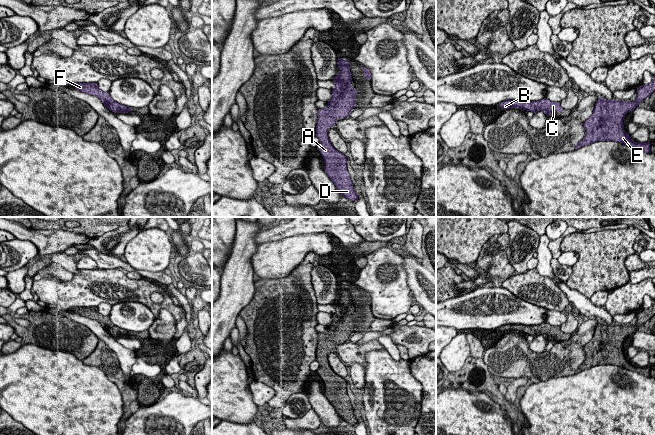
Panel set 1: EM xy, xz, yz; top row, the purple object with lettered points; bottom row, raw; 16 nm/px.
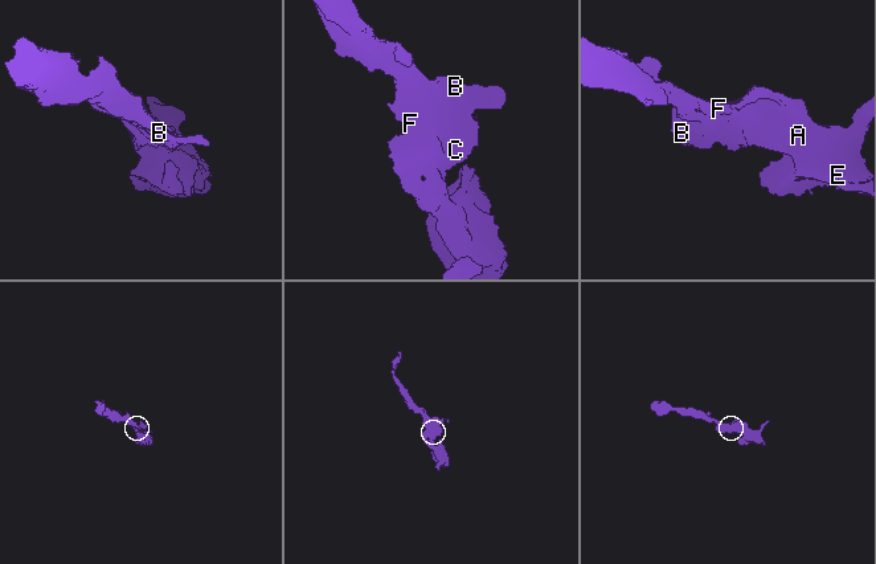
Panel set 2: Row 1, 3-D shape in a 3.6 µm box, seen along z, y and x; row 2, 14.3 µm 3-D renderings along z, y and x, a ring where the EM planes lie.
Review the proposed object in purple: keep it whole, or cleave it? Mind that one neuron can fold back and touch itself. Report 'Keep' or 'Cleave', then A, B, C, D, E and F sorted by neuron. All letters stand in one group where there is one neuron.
Keep. Groups: A B C D E F

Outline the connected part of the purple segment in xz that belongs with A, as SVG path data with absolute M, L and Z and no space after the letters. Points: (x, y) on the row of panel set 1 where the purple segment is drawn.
M337 58L339 74L332 81L335 88L332 90L332 99L328 101L326 109L318 110L316 126L316 137L319 144L316 147L324 158L324 171L335 184L341 196L356 201L358 195L354 191L353 182L347 170L346 156L336 150L328 137L328 127L334 126L339 118L346 118L352 108L356 107L356 88L353 88L351 81L349 62Z

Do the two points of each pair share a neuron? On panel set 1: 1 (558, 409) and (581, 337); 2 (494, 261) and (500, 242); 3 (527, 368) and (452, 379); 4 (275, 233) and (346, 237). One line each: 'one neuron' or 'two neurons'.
1: two neurons
2: one neuron
3: two neurons
4: one neuron

